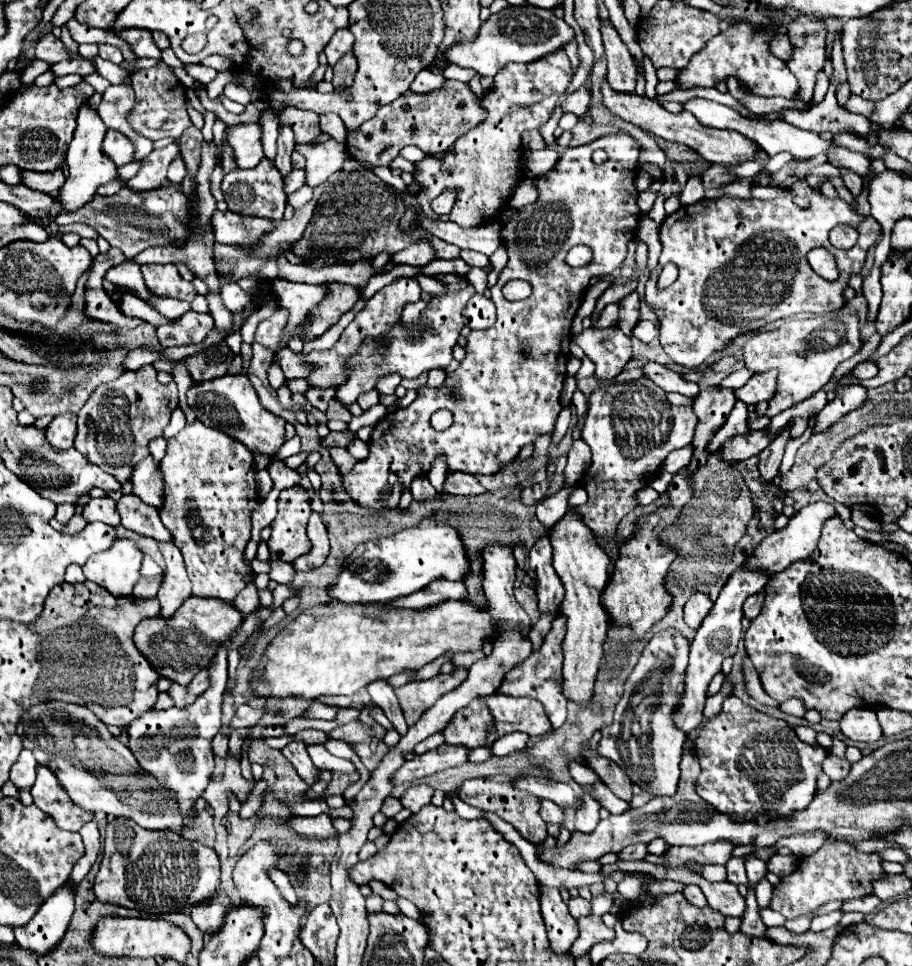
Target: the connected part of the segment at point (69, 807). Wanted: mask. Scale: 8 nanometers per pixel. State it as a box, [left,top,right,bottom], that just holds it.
[30,767,92,831]

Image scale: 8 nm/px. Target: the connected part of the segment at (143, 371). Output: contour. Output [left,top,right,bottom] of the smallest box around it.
[74,365,178,483]

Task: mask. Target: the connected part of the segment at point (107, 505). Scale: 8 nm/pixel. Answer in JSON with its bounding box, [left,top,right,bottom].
[82,497,120,527]

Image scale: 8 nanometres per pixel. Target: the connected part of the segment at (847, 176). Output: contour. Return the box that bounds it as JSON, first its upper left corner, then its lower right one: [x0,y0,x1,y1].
[840,169,863,196]

